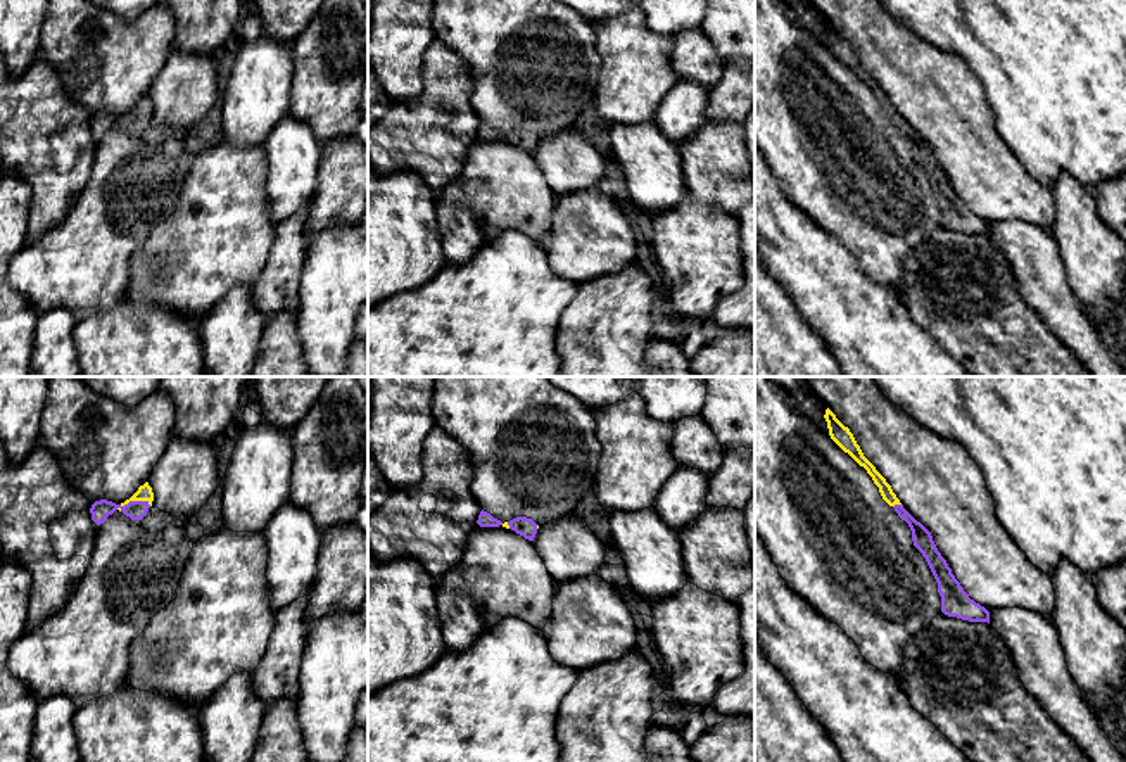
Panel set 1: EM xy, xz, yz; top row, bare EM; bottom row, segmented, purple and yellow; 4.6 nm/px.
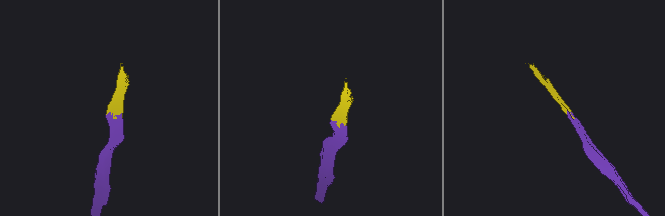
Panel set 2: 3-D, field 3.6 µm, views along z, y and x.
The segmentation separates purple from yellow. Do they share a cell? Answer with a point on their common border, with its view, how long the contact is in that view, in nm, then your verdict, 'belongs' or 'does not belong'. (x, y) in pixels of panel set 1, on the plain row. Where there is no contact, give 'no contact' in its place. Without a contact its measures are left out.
xy (133, 114) | 170 nm | belongs

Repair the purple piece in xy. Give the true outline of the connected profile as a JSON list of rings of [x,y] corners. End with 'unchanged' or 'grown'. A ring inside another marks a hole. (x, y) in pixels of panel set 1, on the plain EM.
[[[149,95],[138,100],[138,104],[121,117],[116,117],[107,112],[95,114],[90,121],[92,133],[100,138],[112,128],[116,123],[123,124],[131,133],[142,133],[149,121],[152,119],[154,105]]]; grown

